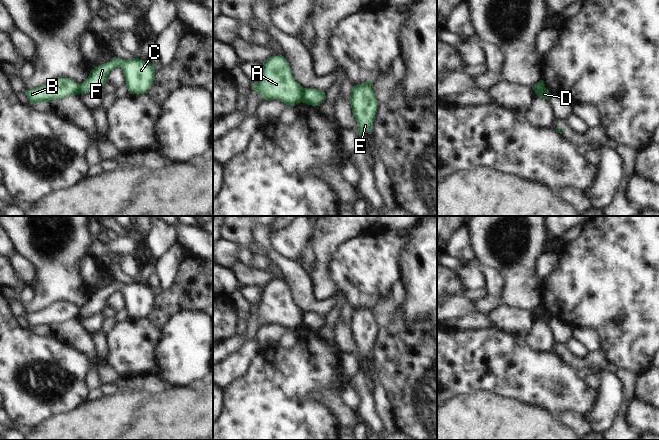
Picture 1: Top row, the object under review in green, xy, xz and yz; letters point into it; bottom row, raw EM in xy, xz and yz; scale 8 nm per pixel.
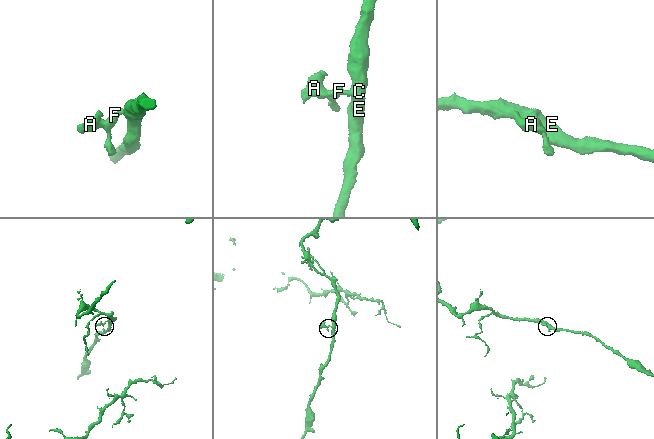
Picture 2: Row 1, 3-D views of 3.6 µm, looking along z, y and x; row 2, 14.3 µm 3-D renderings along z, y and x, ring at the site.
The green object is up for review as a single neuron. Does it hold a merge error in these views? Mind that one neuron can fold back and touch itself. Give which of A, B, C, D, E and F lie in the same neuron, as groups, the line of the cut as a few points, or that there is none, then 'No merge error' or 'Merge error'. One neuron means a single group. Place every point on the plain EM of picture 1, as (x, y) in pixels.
Groups: A B / C D E F. Split along xz (303, 312), (301, 325). Merge error

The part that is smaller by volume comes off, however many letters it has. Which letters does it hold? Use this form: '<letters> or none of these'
A, B

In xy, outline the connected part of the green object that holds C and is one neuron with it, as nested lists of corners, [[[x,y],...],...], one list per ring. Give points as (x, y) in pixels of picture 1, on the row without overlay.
[[[114,281],[110,286],[101,288],[91,294],[88,302],[79,308],[79,317],[87,318],[95,313],[102,312],[107,305],[108,298],[114,293],[120,292],[125,300],[125,310],[129,318],[147,317],[155,305],[155,292],[138,282],[122,284]]]

